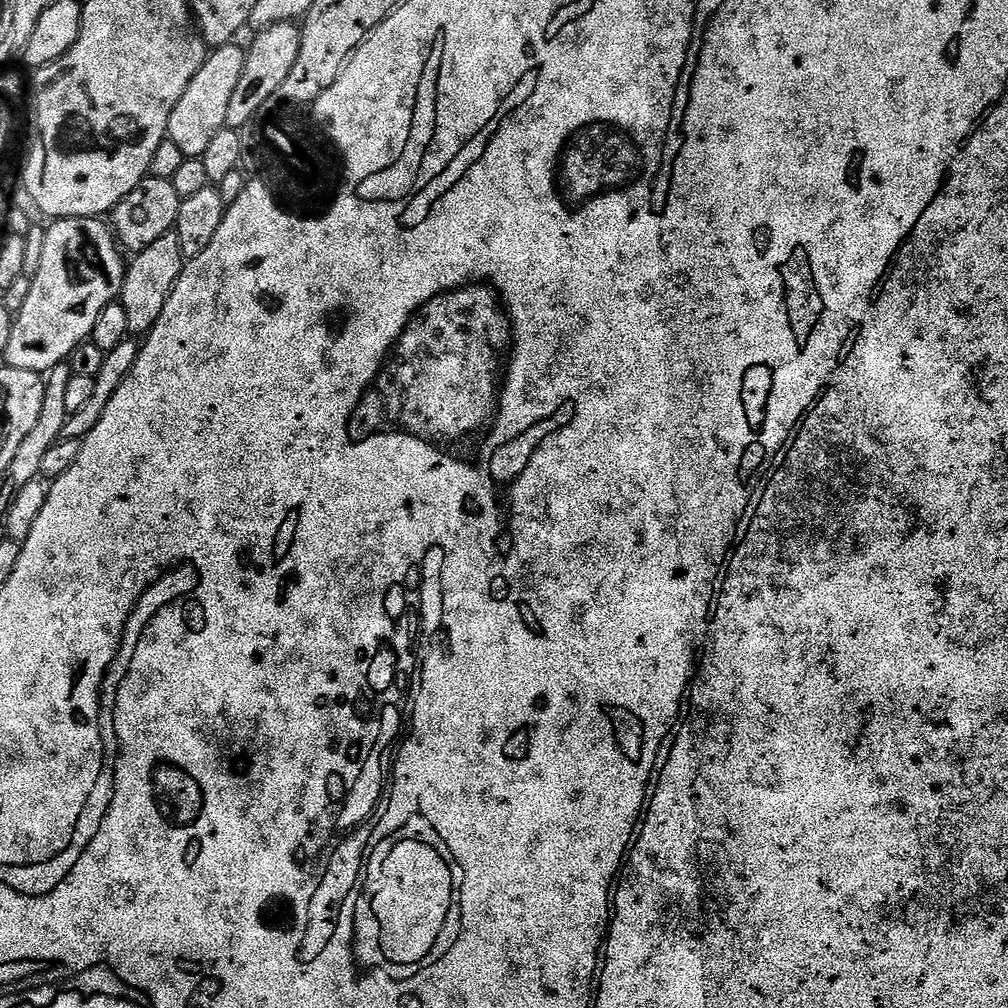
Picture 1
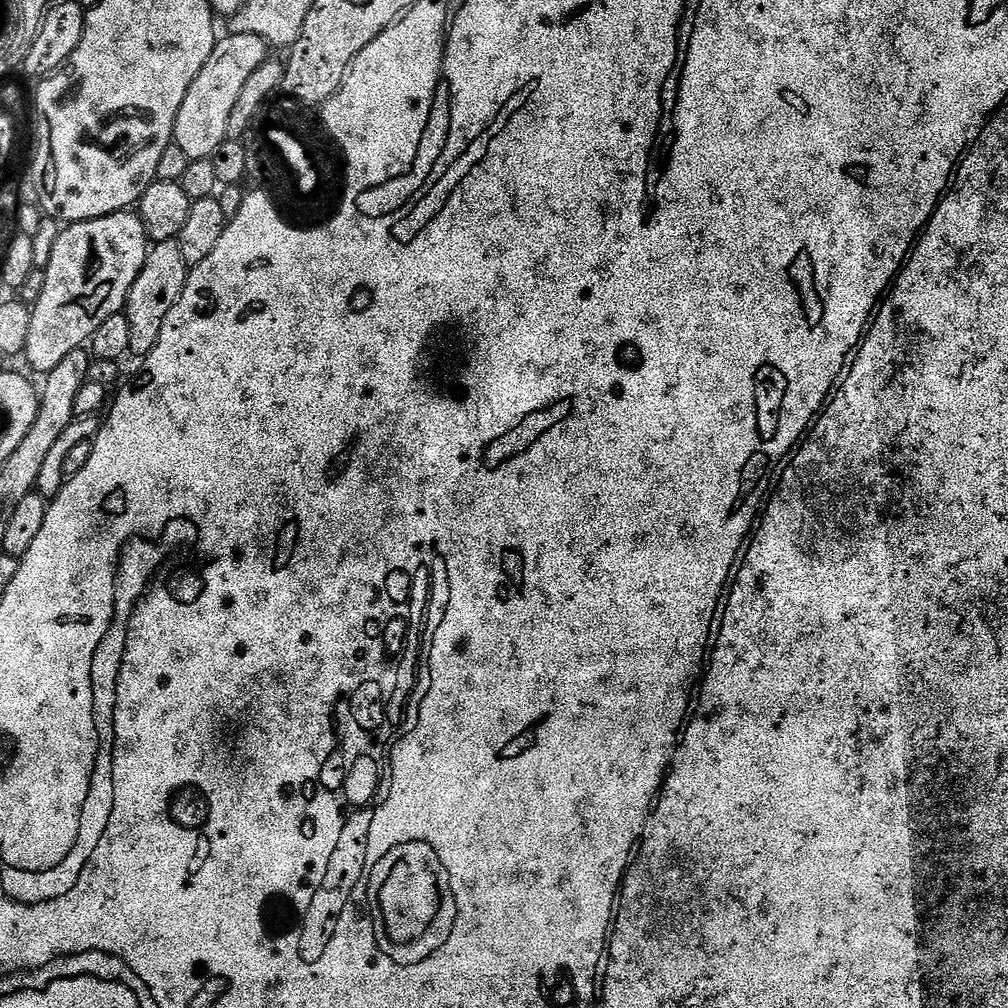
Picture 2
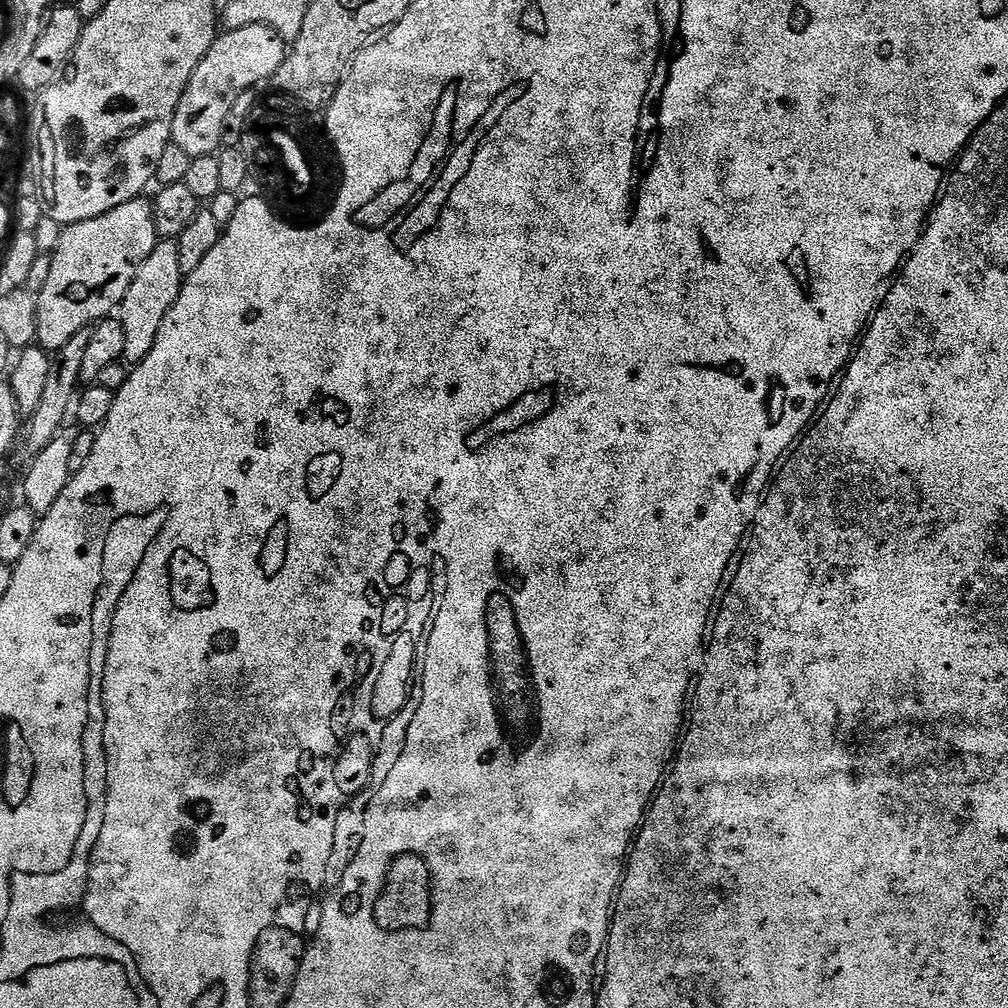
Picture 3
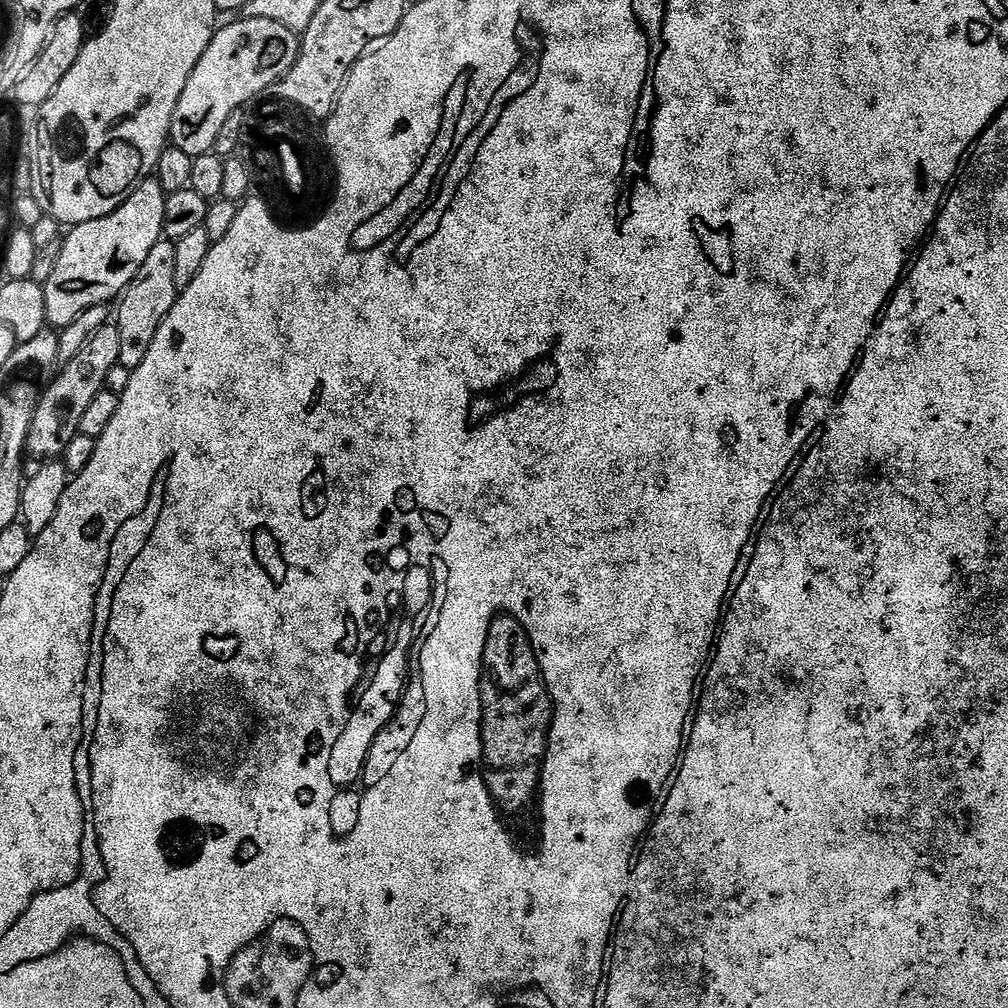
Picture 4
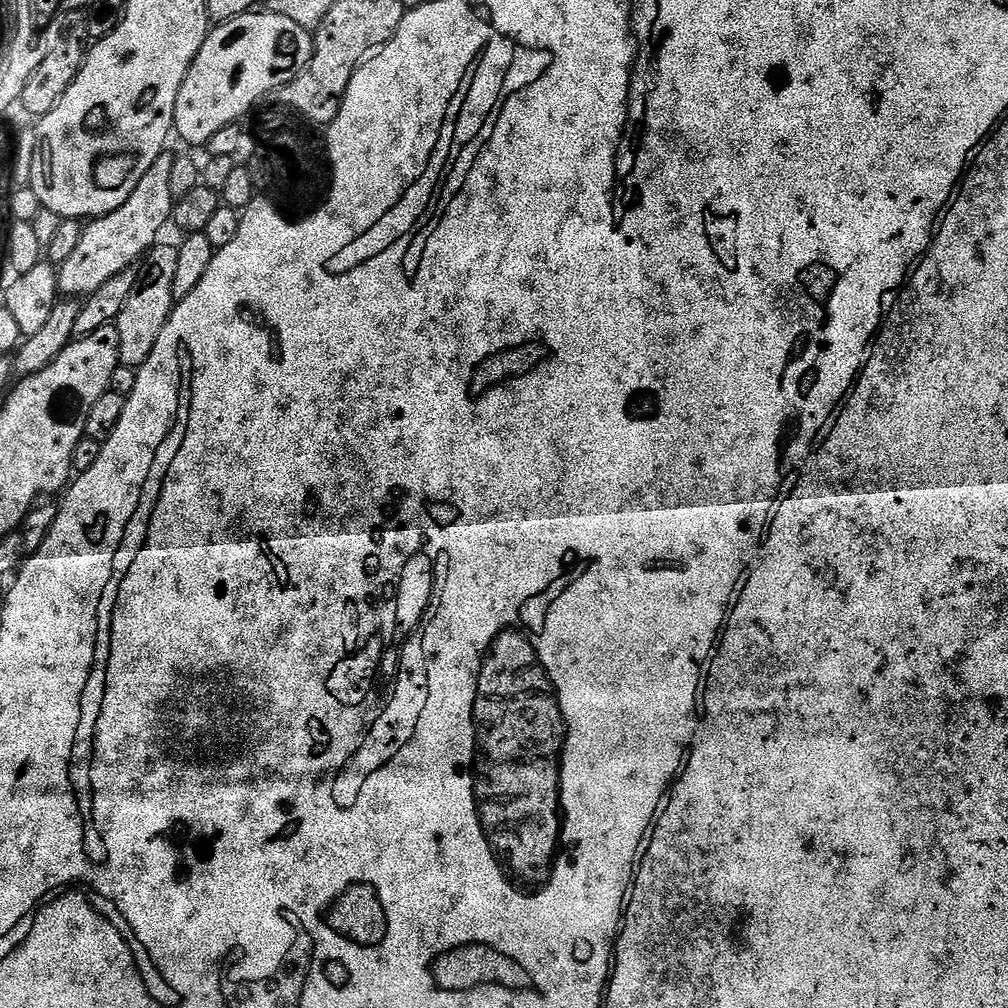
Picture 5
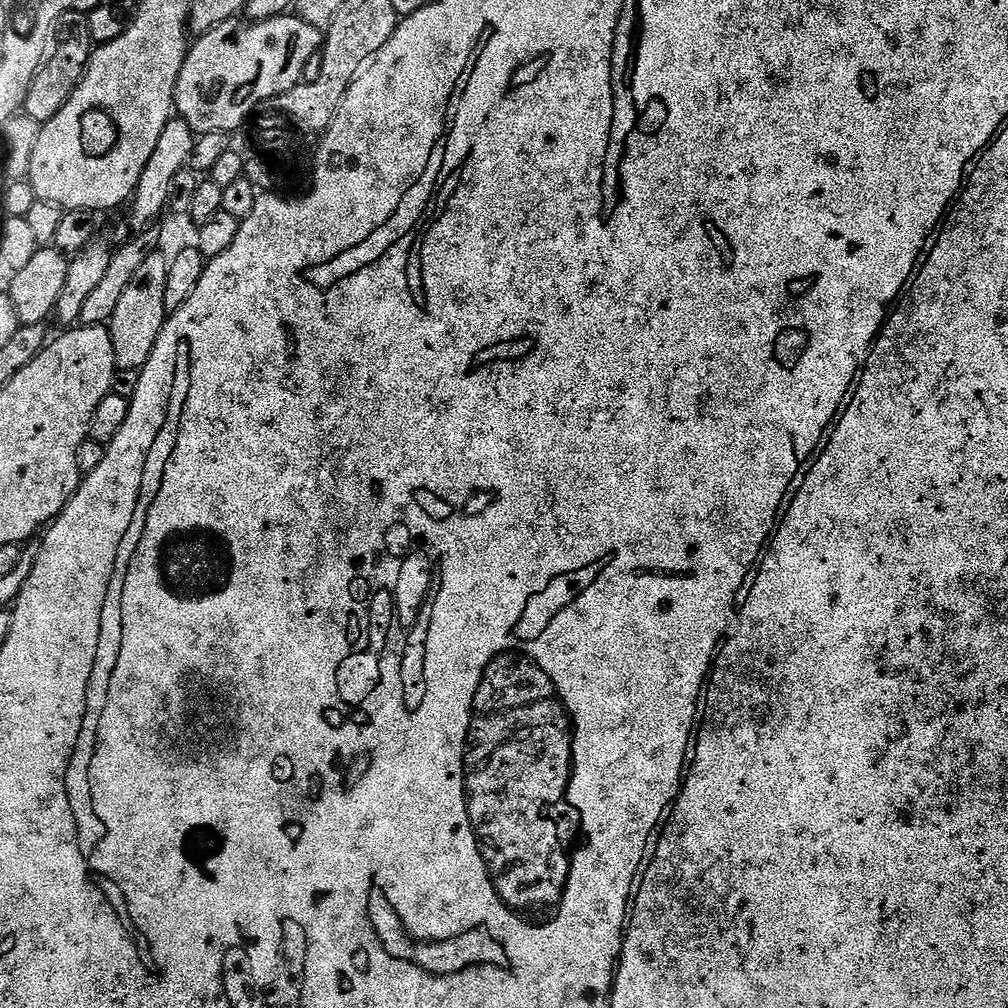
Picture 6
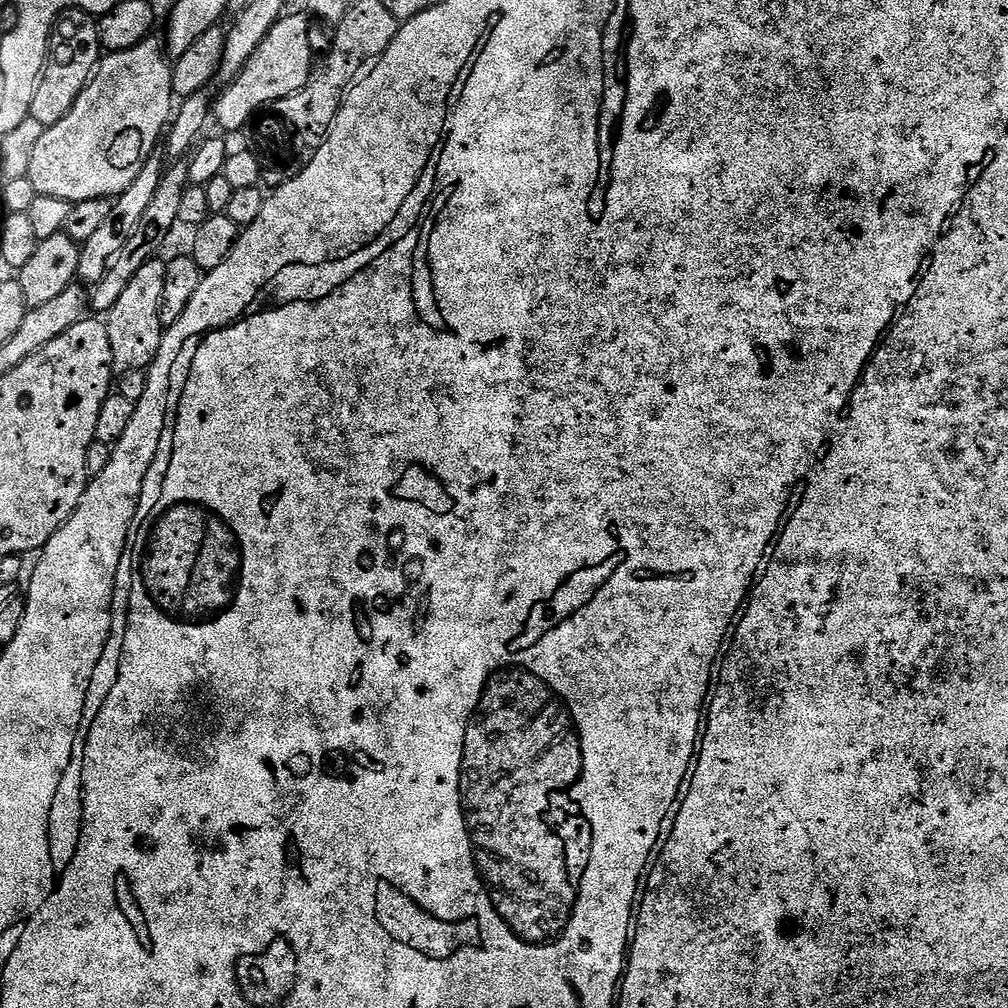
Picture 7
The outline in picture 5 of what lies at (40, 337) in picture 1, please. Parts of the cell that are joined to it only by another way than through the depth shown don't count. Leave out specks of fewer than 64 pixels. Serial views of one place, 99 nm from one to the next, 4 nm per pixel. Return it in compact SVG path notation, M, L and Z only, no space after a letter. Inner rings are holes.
M165 150L154 166L142 174L142 182L134 186L134 194L130 194L118 210L97 216L83 225L84 233L82 238L78 238L74 254L70 254L70 258L66 258L66 262L58 268L56 286L65 297L89 296L98 290L98 286L106 286L110 278L131 269L155 245L157 231L172 218L174 197L170 190L170 170L173 159L173 153Z

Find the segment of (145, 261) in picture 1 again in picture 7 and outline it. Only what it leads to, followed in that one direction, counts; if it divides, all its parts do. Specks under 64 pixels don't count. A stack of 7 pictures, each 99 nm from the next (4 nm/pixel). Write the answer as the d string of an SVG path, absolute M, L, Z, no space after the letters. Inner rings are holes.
M154 258L146 262L146 266L142 266L134 278L130 278L125 292L118 297L118 303L107 312L113 373L130 370L143 372L152 367L152 359L158 354L166 331L160 321L162 286L166 286L166 263L163 259Z

